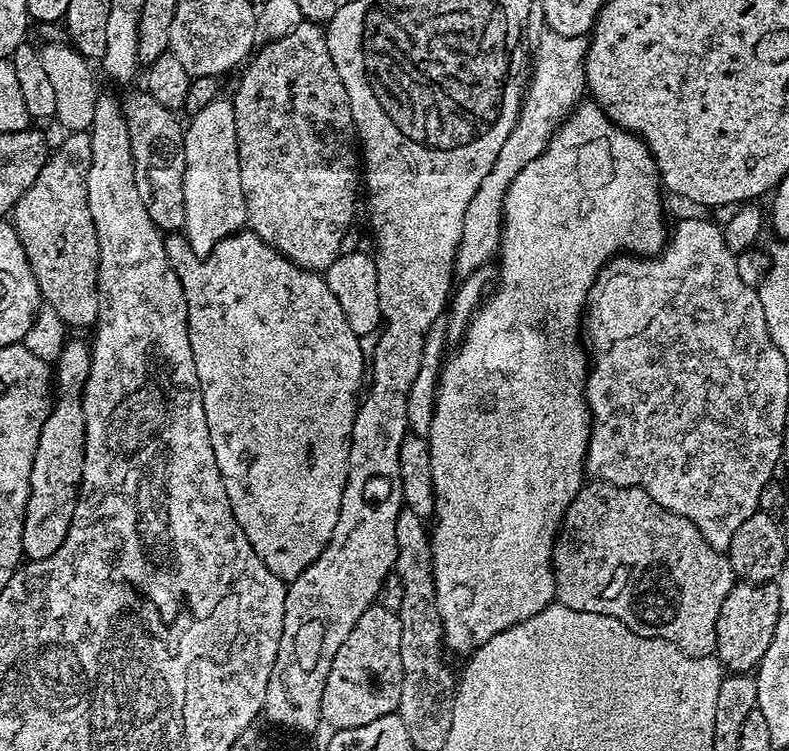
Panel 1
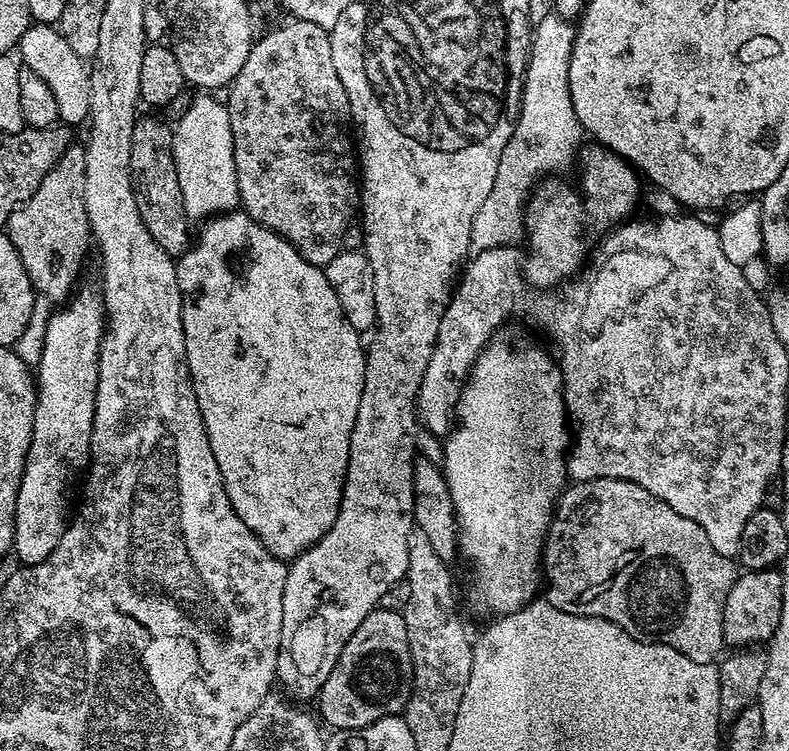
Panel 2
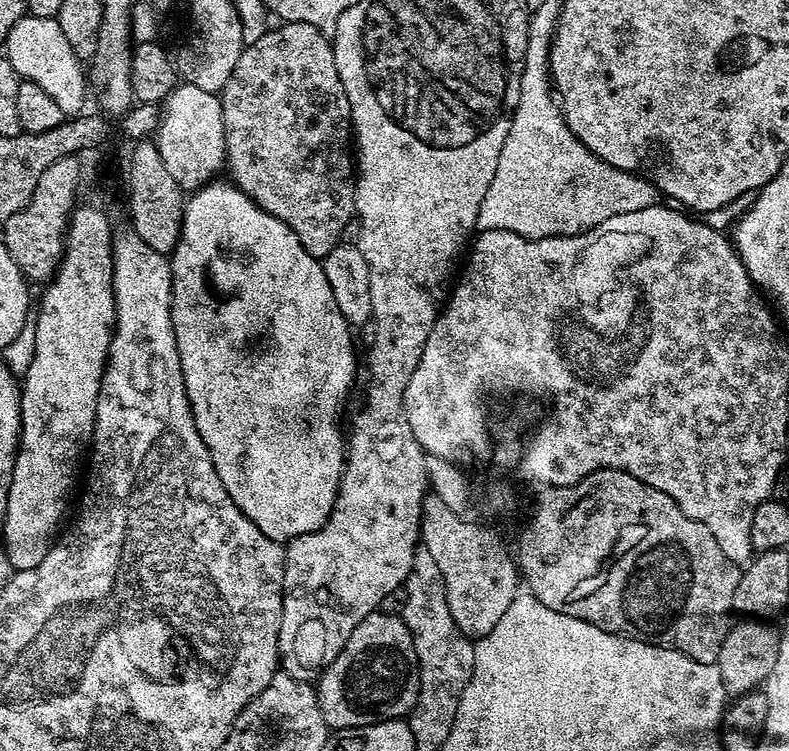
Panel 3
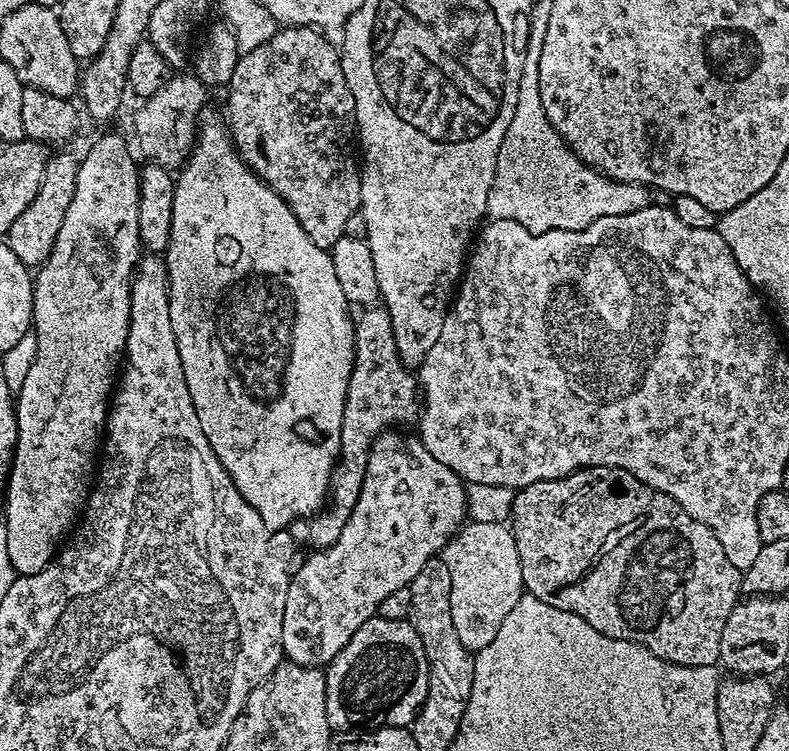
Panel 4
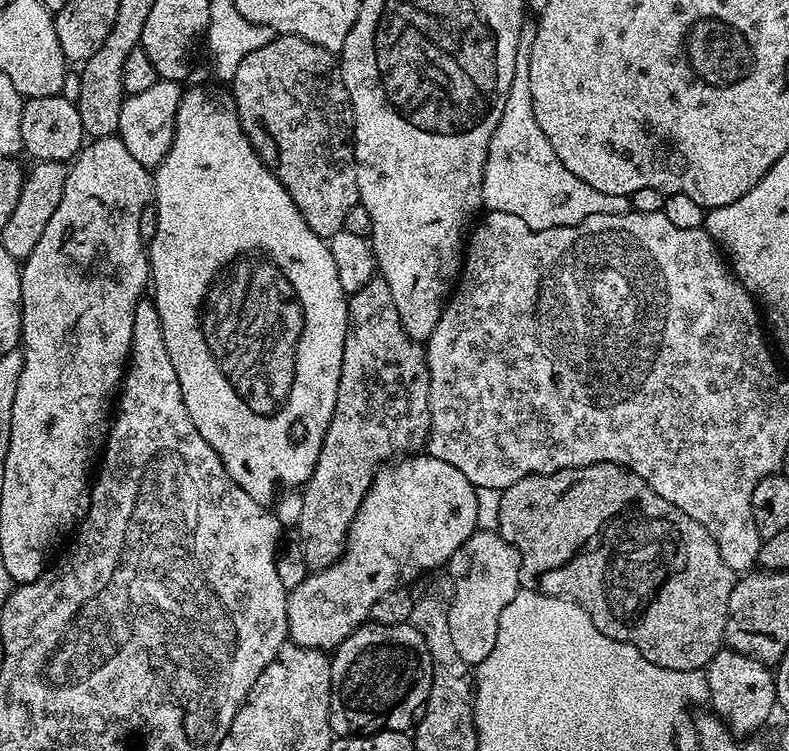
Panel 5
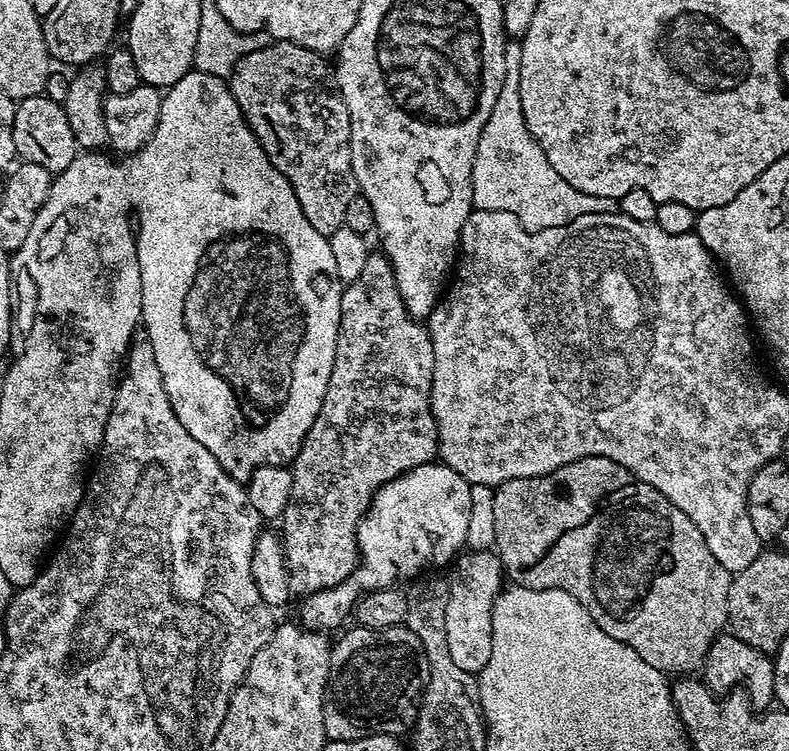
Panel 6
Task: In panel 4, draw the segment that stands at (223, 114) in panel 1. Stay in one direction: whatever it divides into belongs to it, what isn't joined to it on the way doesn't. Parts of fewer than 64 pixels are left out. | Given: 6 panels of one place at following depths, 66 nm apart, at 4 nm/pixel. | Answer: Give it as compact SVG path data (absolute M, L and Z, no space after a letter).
M194 74L173 75L172 79L158 90L158 94L147 97L132 120L132 128L140 135L140 148L149 156L153 165L176 170L187 161L198 135L201 123L200 111L208 100L209 89Z

